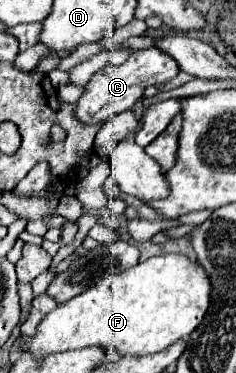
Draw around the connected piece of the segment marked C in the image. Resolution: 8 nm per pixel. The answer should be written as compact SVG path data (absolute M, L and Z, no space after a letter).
M156 47L134 51L122 65L108 65L108 67L100 69L98 73L94 73L94 77L86 83L84 93L76 101L74 115L86 125L106 123L112 117L116 117L118 113L130 109L142 97L144 87L162 85L162 83L174 79L178 75L178 71L180 69L178 69L176 61Z

